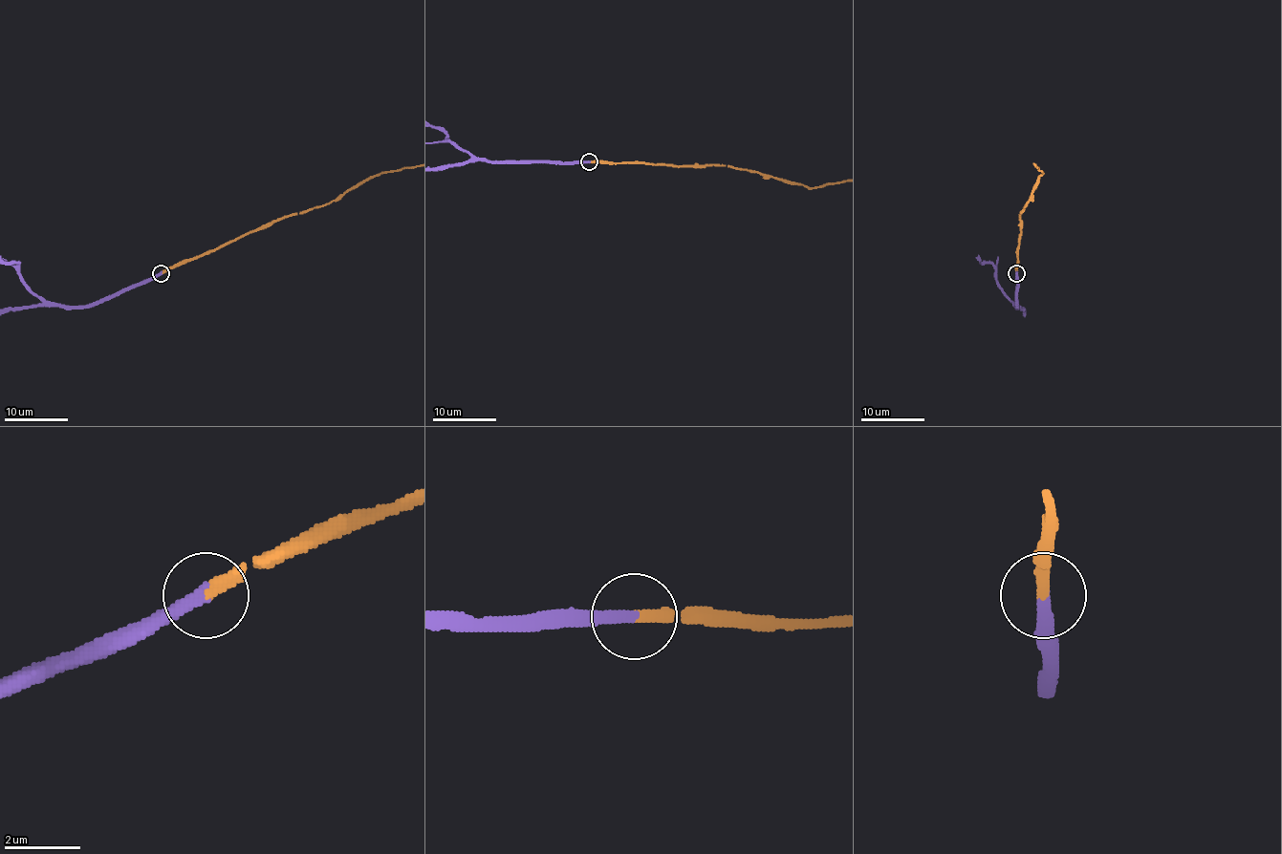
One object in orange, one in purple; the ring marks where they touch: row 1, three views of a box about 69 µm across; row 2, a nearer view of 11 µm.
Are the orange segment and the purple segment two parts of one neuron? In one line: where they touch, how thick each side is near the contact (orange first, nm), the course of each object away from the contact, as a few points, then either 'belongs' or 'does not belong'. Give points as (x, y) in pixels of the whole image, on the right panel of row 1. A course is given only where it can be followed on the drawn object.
(1016, 273) | 320/360 nm | belongs

